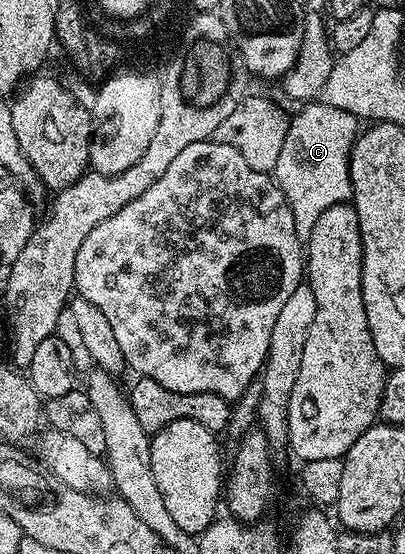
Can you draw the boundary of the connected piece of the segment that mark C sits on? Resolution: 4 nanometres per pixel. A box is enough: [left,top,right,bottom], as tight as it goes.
[274,100,358,240]

